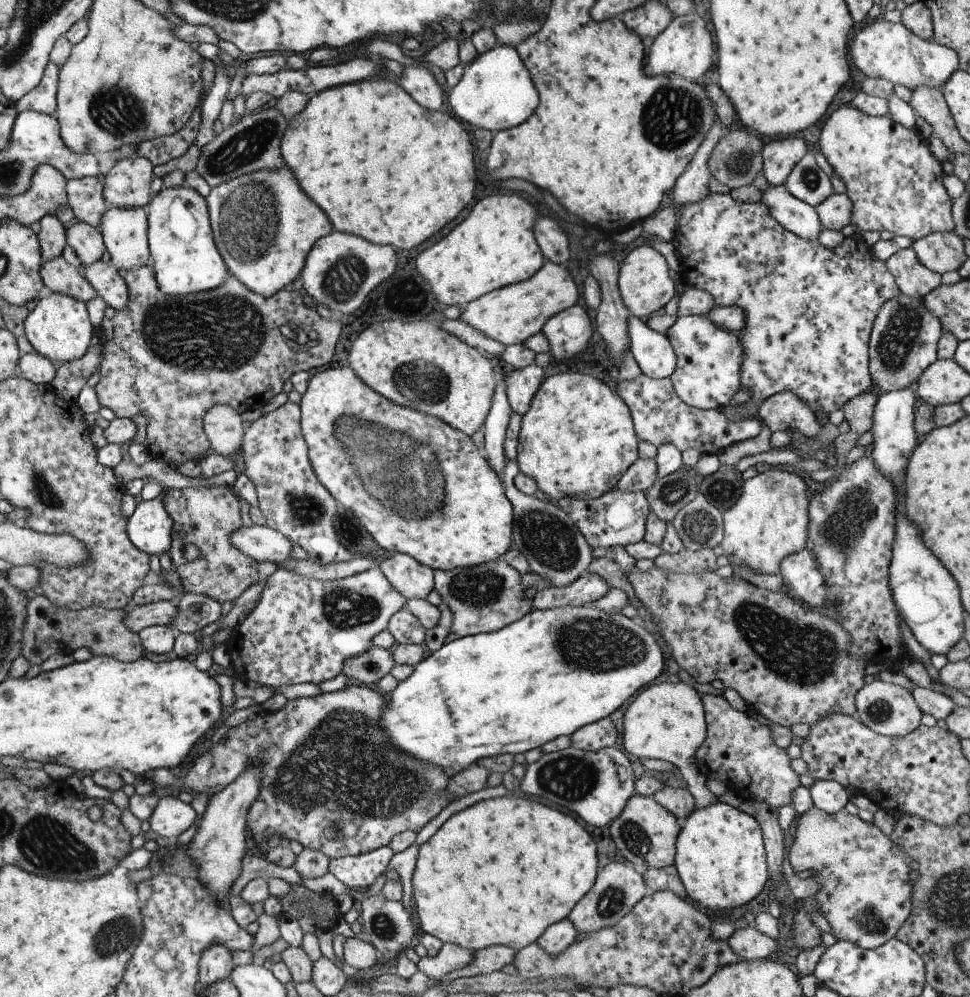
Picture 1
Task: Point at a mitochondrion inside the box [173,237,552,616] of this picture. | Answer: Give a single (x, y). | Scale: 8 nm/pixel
(373, 446)

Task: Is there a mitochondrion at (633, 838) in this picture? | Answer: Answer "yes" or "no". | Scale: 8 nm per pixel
yes

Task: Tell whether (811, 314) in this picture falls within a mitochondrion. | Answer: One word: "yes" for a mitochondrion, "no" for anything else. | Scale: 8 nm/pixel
yes

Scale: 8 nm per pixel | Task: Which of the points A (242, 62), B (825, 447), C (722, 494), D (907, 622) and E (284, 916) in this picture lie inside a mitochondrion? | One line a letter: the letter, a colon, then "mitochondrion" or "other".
A: other
B: other
C: mitochondrion
D: other
E: other

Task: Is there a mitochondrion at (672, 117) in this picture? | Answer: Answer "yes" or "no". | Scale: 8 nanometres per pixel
yes

